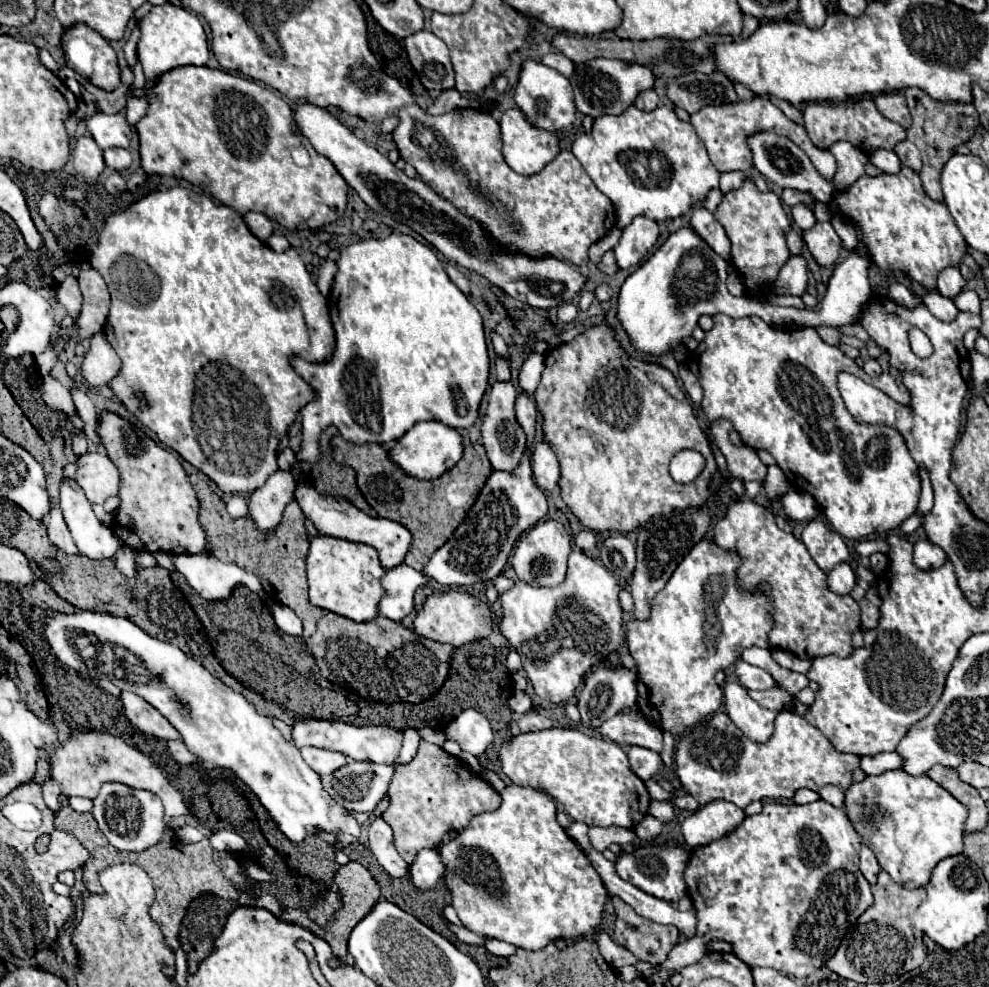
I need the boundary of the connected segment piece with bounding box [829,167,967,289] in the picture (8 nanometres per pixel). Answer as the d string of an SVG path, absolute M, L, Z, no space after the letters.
M903 167L899 175L865 175L851 189L837 193L829 205L835 215L851 219L857 225L857 233L867 243L869 255L881 271L905 271L925 289L935 287L939 271L951 265L957 267L967 253L965 239L953 217L949 217L949 209L927 197L919 175L909 167Z

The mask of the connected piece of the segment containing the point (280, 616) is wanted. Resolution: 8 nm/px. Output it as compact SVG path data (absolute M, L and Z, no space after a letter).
M273 603L271 605L271 615L273 615L273 619L275 619L275 623L281 631L285 631L289 635L295 635L295 637L301 635L301 621L299 621L299 617L295 615L293 609L289 609L283 603Z

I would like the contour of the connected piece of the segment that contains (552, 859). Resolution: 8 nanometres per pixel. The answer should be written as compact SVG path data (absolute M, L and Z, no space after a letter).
M507 785L501 799L503 803L497 811L475 815L457 839L443 843L439 849L447 867L445 883L461 923L481 937L495 937L533 951L543 949L549 941L577 939L595 933L609 893L605 893L601 877L597 877L585 853L573 845L557 823L553 799L539 789L521 785Z

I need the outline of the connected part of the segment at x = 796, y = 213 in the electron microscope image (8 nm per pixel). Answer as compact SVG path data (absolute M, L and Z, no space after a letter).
M802 204L791 208L791 216L793 221L795 221L795 225L797 225L797 227L801 227L803 231L805 231L805 229L811 229L811 227L815 225L813 212Z

